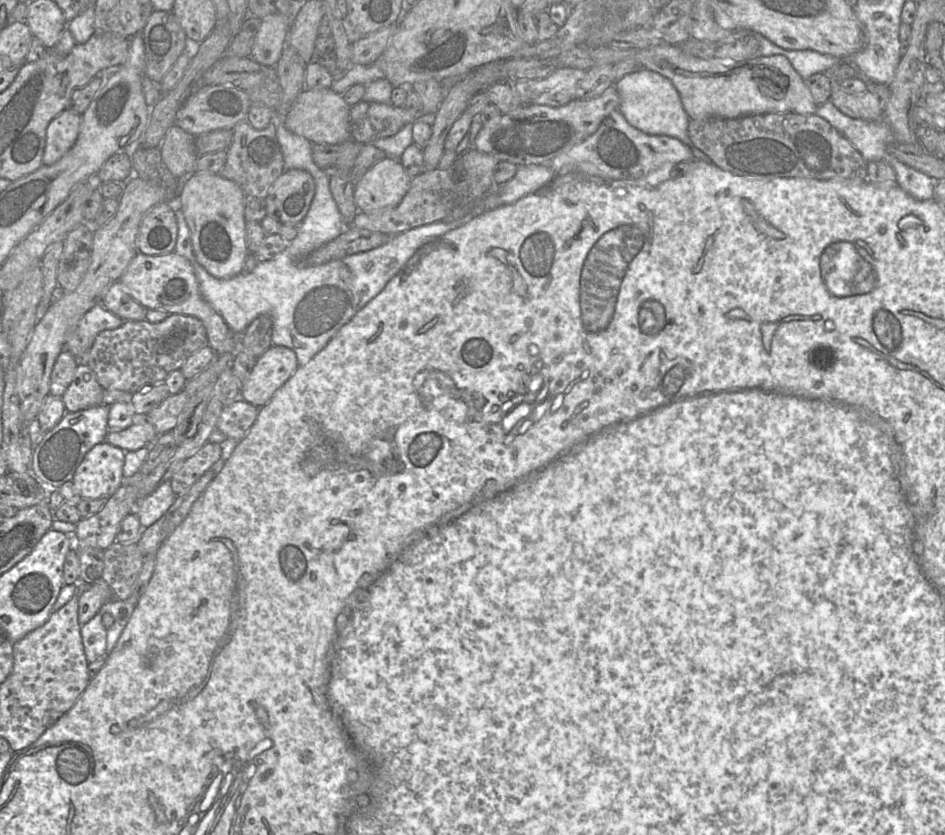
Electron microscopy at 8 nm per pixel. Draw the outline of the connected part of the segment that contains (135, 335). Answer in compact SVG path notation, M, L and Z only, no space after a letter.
M170 314L164 320L151 323L147 319L124 321L115 329L101 331L90 348L85 363L95 372L105 390L135 393L163 382L187 358L208 345L206 328L195 316Z

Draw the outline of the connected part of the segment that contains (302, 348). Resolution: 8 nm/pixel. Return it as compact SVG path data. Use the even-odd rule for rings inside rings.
M284 123L278 124L277 139L283 154L285 170L305 170L311 174L315 182L315 194L310 208L298 224L297 235L289 242L287 248L274 258L258 263L248 274L239 273L226 279L216 278L198 263L193 252L189 227L181 208L177 208L174 210L178 225L174 252L192 264L201 297L223 317L233 333L242 334L257 316L267 314L273 323L272 345L291 348L296 354L299 366L306 364L323 349L344 325L379 295L426 242L465 225L486 211L518 201L539 190L556 176L549 164L518 166L512 179L494 186L483 199L468 208L458 219L417 226L392 236L387 243L377 248L324 264L305 266L300 262L302 258L337 238L347 225L331 194L330 174L316 166L312 159L313 143L303 136L290 132Z

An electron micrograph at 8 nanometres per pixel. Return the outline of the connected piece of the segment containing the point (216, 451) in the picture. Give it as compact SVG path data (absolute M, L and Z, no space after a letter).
M207 441L173 474L170 479L173 492L176 495L185 493L221 457L221 445Z

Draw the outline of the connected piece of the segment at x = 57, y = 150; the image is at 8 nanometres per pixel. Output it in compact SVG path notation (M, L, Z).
M66 109L56 116L46 129L43 165L60 160L75 144L81 125L81 115Z

